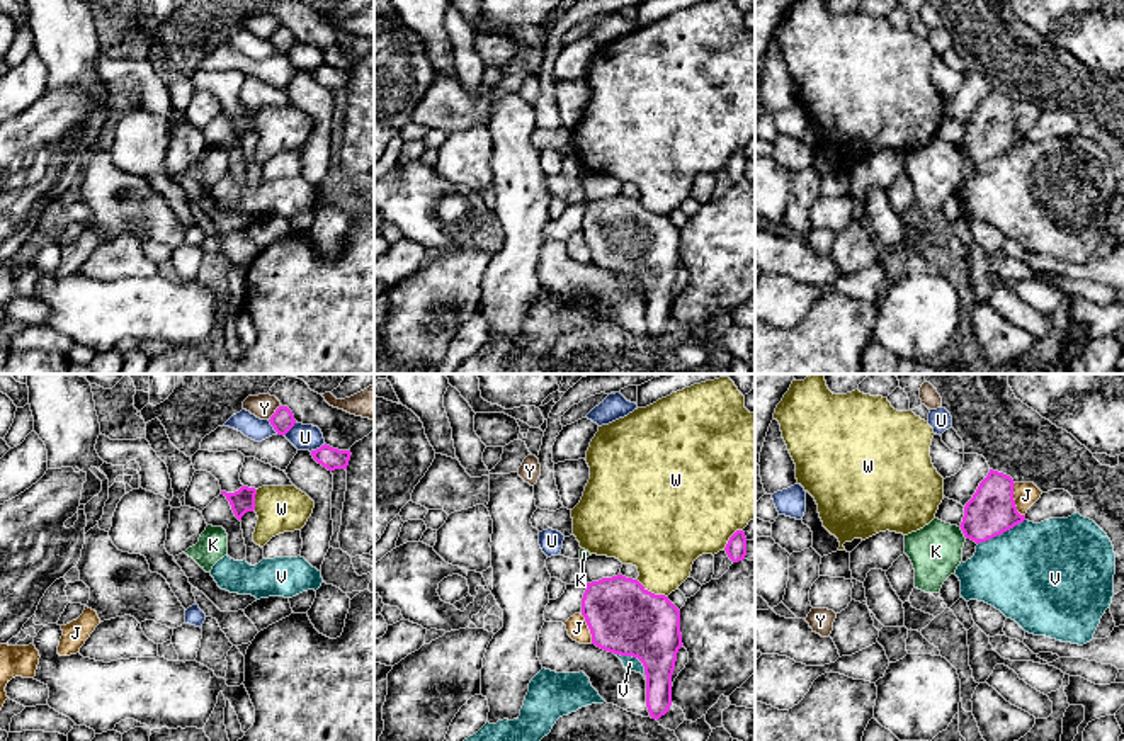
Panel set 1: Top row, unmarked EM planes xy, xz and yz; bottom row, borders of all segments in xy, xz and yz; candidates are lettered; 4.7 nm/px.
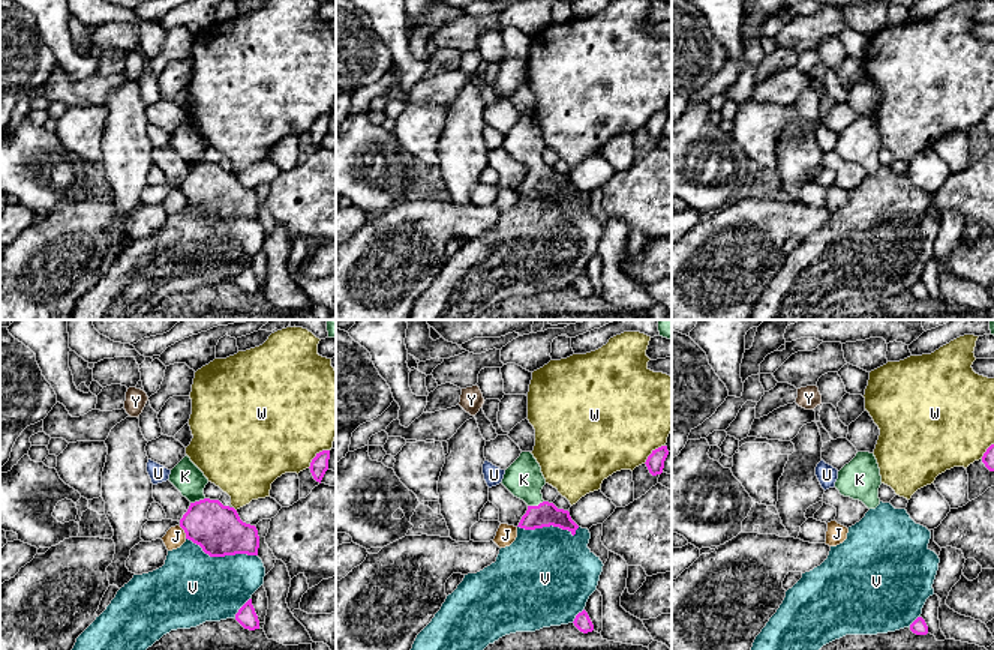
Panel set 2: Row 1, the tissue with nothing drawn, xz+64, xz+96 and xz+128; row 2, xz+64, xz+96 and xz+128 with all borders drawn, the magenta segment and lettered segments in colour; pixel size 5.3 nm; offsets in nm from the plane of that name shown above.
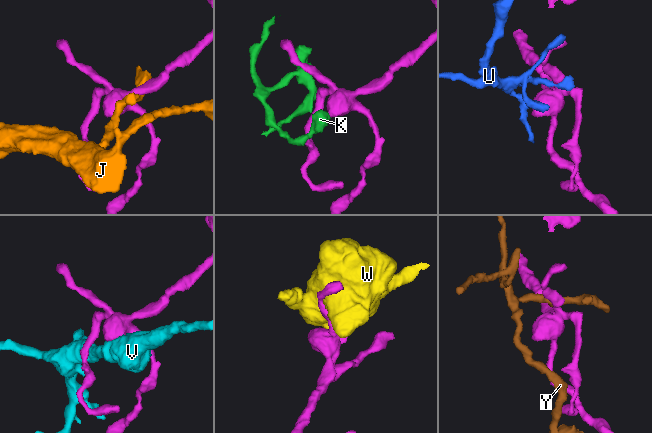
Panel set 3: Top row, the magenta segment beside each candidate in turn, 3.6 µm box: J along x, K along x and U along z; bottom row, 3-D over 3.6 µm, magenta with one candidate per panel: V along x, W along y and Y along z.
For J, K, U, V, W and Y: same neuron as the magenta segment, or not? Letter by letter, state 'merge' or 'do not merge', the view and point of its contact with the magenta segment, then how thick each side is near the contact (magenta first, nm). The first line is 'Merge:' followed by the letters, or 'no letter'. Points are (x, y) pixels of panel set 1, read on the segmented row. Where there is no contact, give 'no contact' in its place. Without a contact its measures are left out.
Merge: K
J: do not merge; contact yz (1014, 500); calibres 220 and 110 nm
K: merge; contact yz (963, 532); calibres 220 and 260 nm
U: do not merge; contact xy (317, 449); calibres 100 and 130 nm
V: do not merge; contact yz (1000, 534); calibres 220 and 480 nm
W: do not merge; contact xz (650, 592); calibres 340 and 360 nm
Y: do not merge; contact xy (274, 413); calibres 110 and 110 nm

